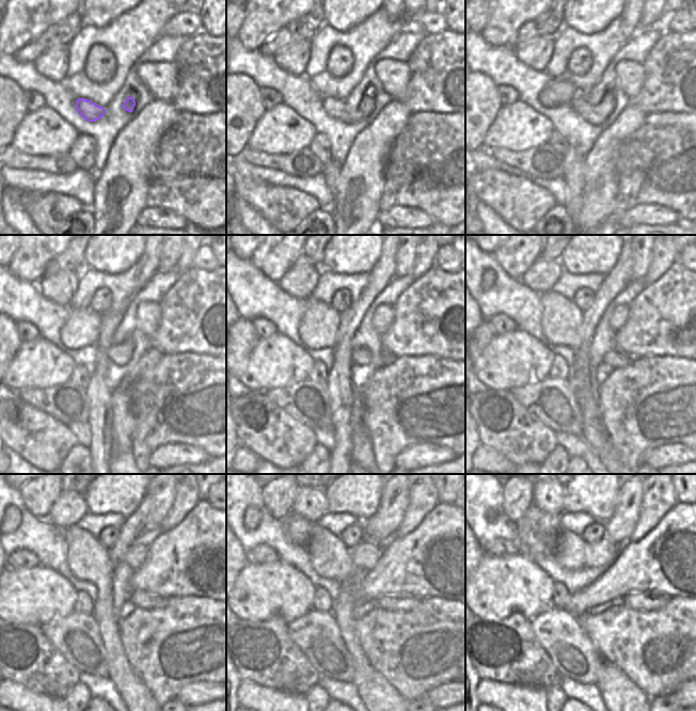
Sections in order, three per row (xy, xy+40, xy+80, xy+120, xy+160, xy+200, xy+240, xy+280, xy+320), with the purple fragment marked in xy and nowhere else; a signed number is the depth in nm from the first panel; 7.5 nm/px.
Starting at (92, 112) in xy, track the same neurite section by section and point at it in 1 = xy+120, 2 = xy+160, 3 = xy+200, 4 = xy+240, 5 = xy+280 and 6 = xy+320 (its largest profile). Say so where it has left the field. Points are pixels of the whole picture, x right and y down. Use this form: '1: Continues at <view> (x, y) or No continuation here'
1: Continues at xy+120 (119, 354)
2: Continues at xy+160 (362, 356)
3: Continues at xy+200 (616, 359)
4: Continues at xy+240 (140, 599)
5: Continues at xy+280 (392, 601)
6: Continues at xy+320 (651, 601)

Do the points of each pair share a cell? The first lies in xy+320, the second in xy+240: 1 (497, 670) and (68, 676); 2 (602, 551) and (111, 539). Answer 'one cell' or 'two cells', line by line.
1: one cell
2: two cells

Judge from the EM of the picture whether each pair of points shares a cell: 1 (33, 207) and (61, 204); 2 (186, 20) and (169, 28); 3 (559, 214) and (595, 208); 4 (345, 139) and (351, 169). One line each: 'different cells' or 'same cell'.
1: same cell
2: same cell
3: different cells
4: different cells

